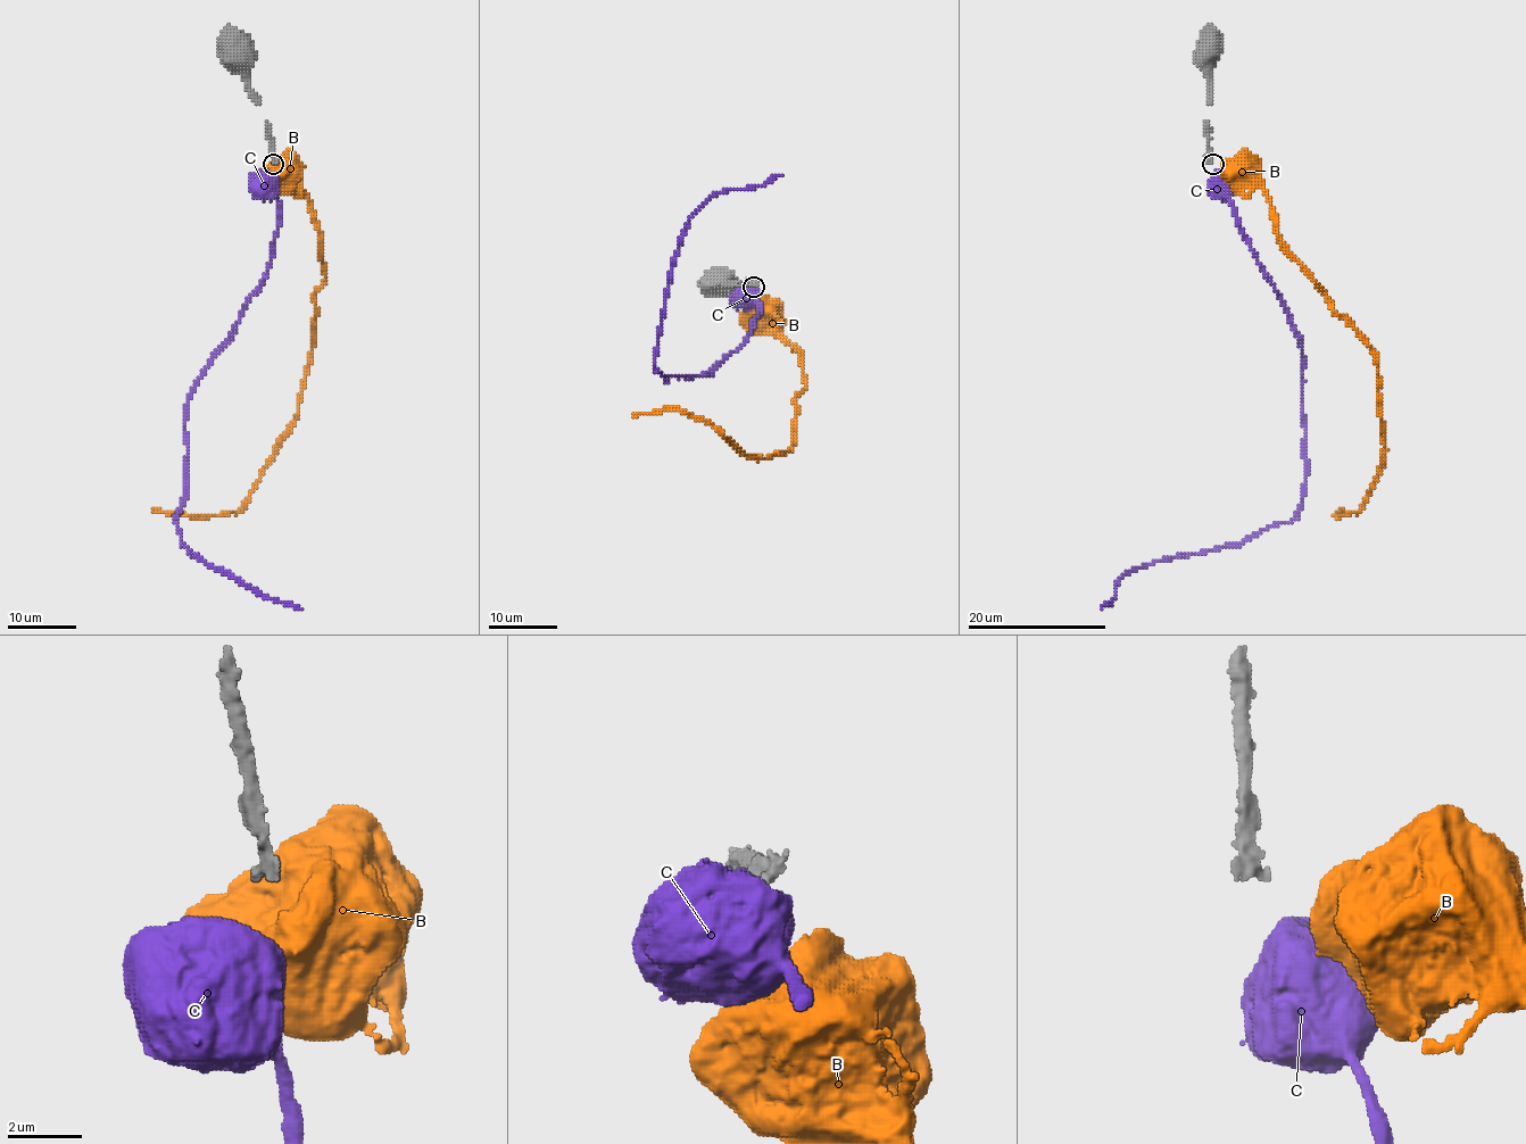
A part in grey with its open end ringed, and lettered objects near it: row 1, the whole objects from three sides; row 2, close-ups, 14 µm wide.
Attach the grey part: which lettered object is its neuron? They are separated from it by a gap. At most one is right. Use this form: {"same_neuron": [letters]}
{"same_neuron": []}

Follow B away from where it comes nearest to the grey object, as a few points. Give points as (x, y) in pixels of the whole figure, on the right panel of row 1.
B: (1221, 167), (1235, 177), (1249, 179), (1245, 175)

